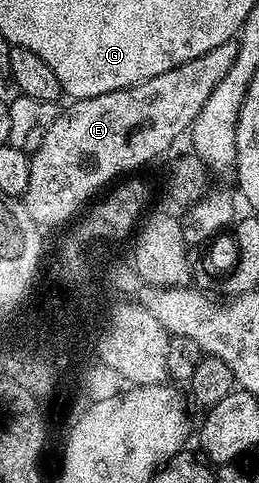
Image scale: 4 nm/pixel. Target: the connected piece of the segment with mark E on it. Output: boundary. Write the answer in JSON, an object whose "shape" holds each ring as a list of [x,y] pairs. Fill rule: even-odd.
{"shape":[[[232,38],[175,69],[161,73],[159,77],[95,98],[76,99],[66,110],[64,108],[45,130],[30,158],[31,174],[23,202],[31,219],[45,229],[65,222],[68,224],[99,193],[99,189],[104,190],[121,176],[134,172],[131,170],[165,152],[179,134],[188,132],[203,102],[235,63],[237,52],[238,43],[236,38]]]}

